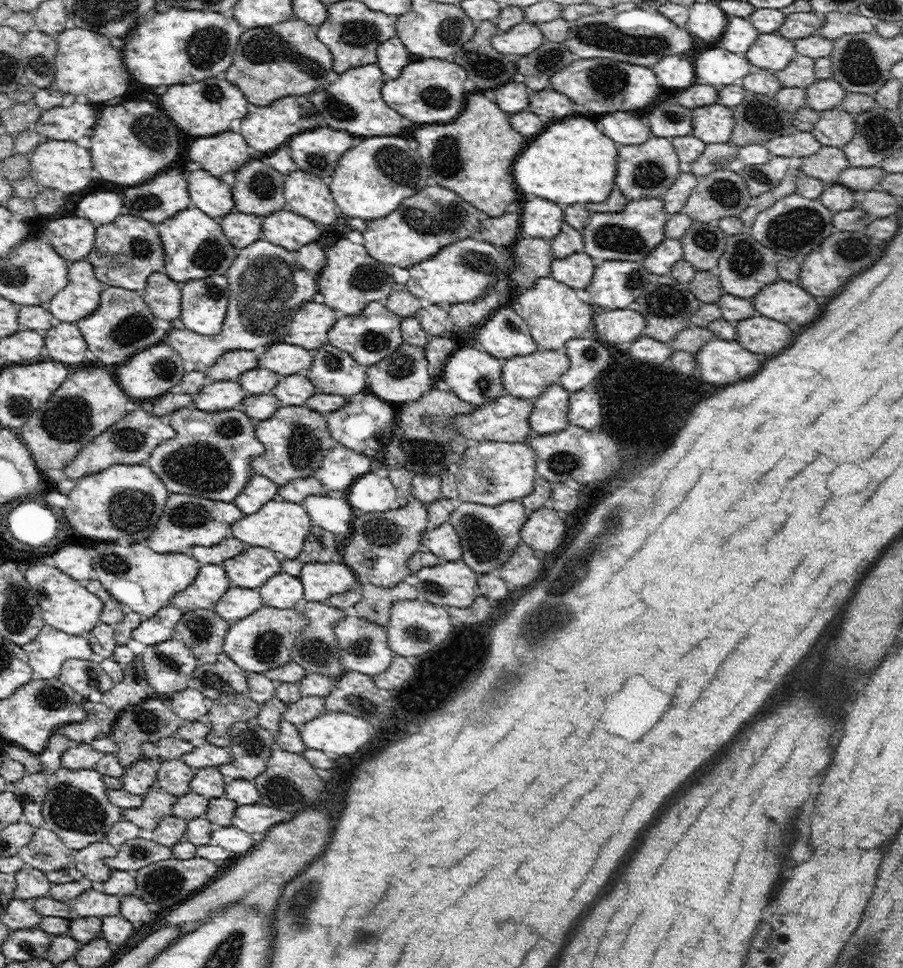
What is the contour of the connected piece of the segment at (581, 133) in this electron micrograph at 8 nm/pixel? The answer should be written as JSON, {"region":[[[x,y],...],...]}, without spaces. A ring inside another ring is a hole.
{"region":[[[568,118],[552,124],[542,132],[514,162],[514,180],[526,194],[548,198],[564,208],[570,204],[604,202],[614,188],[616,178],[616,146],[596,130],[599,124],[588,118]]]}

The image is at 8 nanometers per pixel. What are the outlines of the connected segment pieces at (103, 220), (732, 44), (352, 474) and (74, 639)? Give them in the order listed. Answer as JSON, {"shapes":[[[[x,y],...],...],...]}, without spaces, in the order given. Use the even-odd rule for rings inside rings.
{"shapes":[[[[98,192],[98,194],[90,194],[82,198],[74,211],[76,216],[87,218],[97,227],[114,222],[125,209],[123,197],[118,196],[116,192]]],[[[728,16],[725,29],[719,44],[733,53],[746,54],[760,36],[750,17]]],[[[335,441],[334,450],[326,454],[315,477],[322,481],[326,491],[347,492],[358,478],[371,472],[371,461],[366,454],[345,448]]],[[[48,624],[23,649],[29,656],[29,665],[35,677],[43,679],[59,678],[61,666],[69,658],[96,658],[87,636],[66,634]]]]}

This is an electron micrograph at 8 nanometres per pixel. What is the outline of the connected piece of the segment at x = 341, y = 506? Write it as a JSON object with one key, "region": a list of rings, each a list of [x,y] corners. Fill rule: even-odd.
{"region":[[[312,495],[304,498],[311,526],[319,526],[330,531],[340,543],[352,534],[354,509],[347,500],[329,495]]]}

